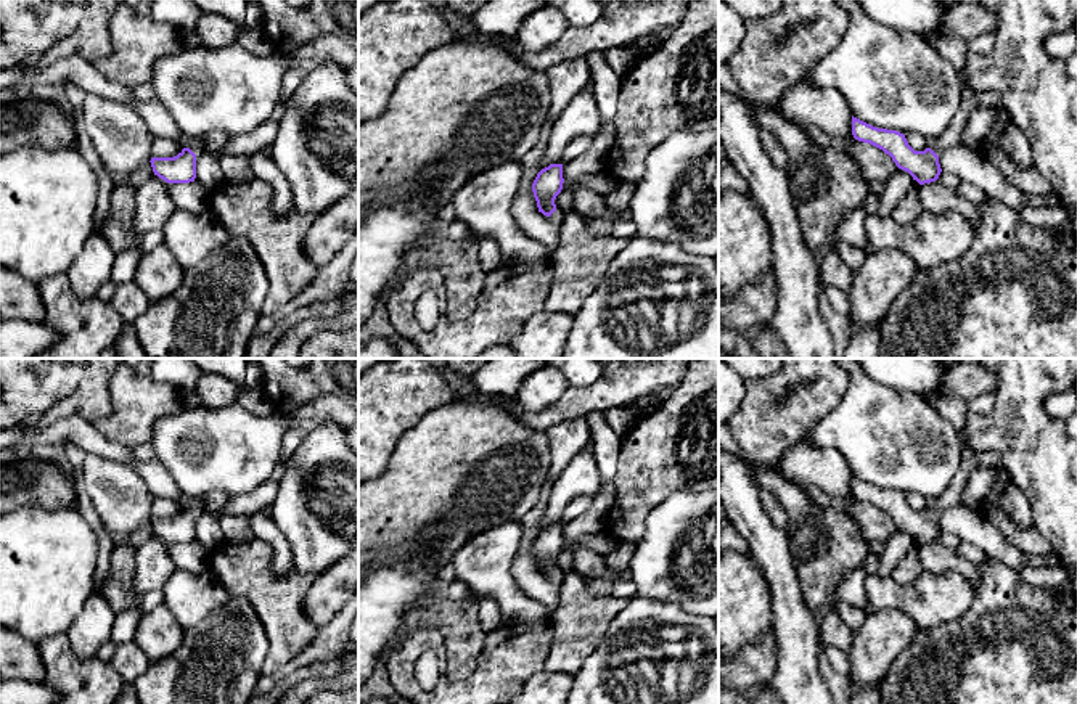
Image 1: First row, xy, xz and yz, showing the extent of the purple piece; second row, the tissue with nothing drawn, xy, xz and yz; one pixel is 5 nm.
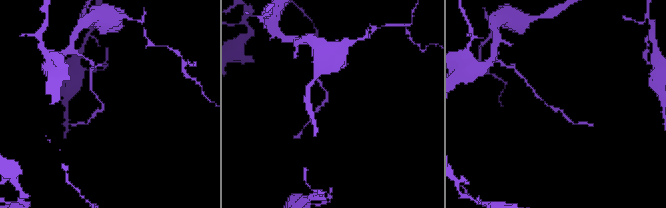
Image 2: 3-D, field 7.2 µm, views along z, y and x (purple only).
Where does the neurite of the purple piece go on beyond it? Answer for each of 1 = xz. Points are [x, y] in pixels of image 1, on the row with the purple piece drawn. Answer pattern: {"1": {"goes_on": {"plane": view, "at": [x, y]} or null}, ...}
{"1": {"goes_on": {"plane": "xz", "at": [556, 217]}}}

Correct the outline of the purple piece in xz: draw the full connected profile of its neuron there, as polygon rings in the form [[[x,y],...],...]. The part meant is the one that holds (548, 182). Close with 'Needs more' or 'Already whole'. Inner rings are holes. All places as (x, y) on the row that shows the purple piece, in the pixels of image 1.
[[[550,164],[548,167],[542,169],[532,183],[538,212],[547,215],[556,227],[561,227],[564,220],[564,214],[558,211],[555,204],[556,196],[563,190],[563,183],[563,164]]]. Needs more

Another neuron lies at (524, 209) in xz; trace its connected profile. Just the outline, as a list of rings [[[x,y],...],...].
[[[532,186],[516,193],[511,214],[526,235],[542,243],[550,254],[553,254],[559,244],[559,227],[553,225],[550,219],[538,211]]]

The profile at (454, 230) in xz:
[[[457,219],[453,222],[437,220],[432,225],[432,230],[428,235],[421,236],[418,239],[418,243],[424,244],[428,241],[434,241],[439,238],[448,238],[448,239],[474,238],[479,241],[479,238],[473,235],[473,231],[468,228],[468,225]]]

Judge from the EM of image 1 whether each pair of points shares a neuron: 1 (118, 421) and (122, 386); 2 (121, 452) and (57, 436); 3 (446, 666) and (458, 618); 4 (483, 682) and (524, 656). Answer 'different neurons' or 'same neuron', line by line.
1: same neuron
2: same neuron
3: same neuron
4: same neuron

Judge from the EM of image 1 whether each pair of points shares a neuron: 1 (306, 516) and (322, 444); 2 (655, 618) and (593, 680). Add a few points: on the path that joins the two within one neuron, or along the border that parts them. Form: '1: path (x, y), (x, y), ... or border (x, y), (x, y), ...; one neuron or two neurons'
1: path (317, 500), (327, 491), (325, 463); one neuron
2: path (638, 632), (608, 664); one neuron

